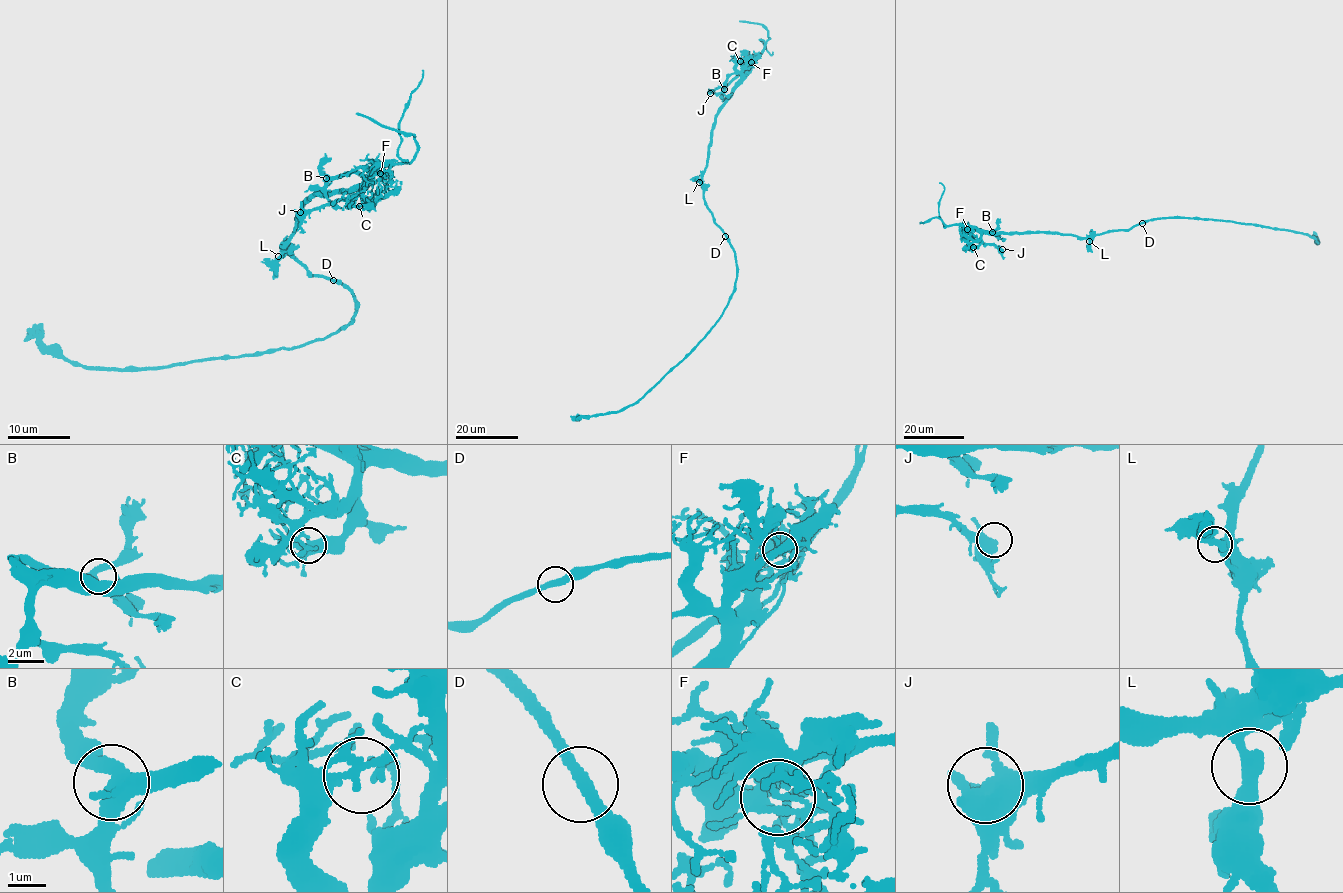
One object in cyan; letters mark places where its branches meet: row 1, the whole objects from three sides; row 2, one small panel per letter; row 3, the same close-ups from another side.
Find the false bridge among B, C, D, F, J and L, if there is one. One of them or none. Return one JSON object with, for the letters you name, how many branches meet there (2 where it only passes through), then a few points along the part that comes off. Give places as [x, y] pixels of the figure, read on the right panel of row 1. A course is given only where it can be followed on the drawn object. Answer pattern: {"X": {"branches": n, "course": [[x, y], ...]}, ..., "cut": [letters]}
{"F": {"branches": 4, "course": [[967, 229], [959, 225], [943, 225], [939, 202], [944, 189], [939, 182]]}, "cut": ["F"]}

